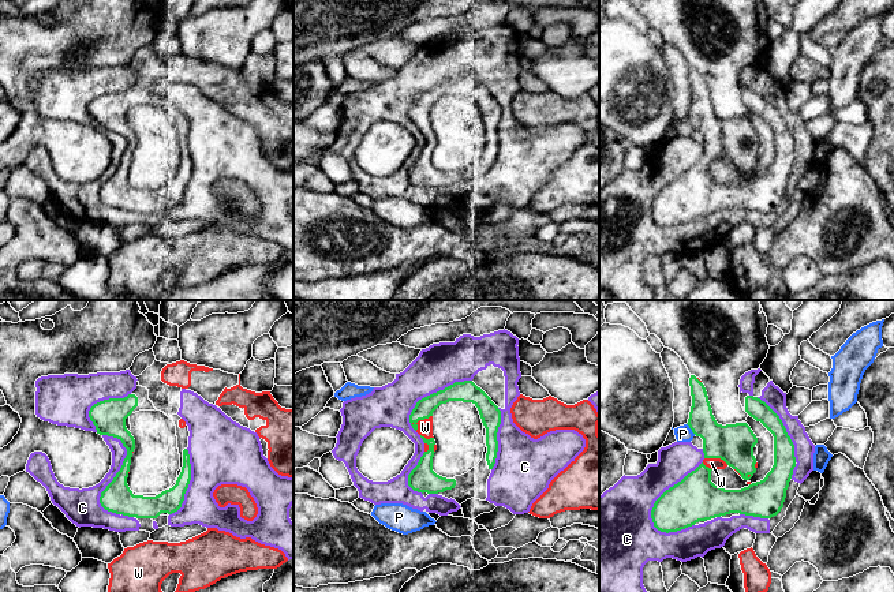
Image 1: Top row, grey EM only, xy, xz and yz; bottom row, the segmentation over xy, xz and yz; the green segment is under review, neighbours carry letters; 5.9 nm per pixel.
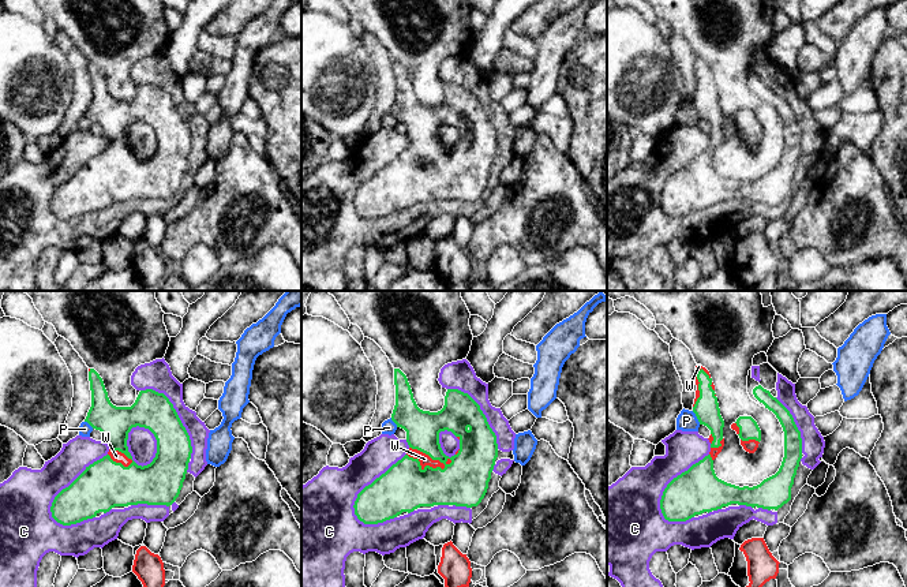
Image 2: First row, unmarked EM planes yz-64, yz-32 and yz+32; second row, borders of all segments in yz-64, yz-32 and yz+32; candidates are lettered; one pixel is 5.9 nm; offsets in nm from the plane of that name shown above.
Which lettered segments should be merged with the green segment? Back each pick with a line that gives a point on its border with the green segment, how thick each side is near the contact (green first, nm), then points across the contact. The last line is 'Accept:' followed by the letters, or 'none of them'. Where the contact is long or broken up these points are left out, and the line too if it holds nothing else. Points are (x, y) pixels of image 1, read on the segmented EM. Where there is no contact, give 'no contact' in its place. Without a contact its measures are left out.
W: meets green in xz at (421, 419); 110 nm thick on the green side, 100 nm on the other
Accept: W

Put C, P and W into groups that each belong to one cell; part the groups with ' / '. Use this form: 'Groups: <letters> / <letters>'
Groups: C / P / W

